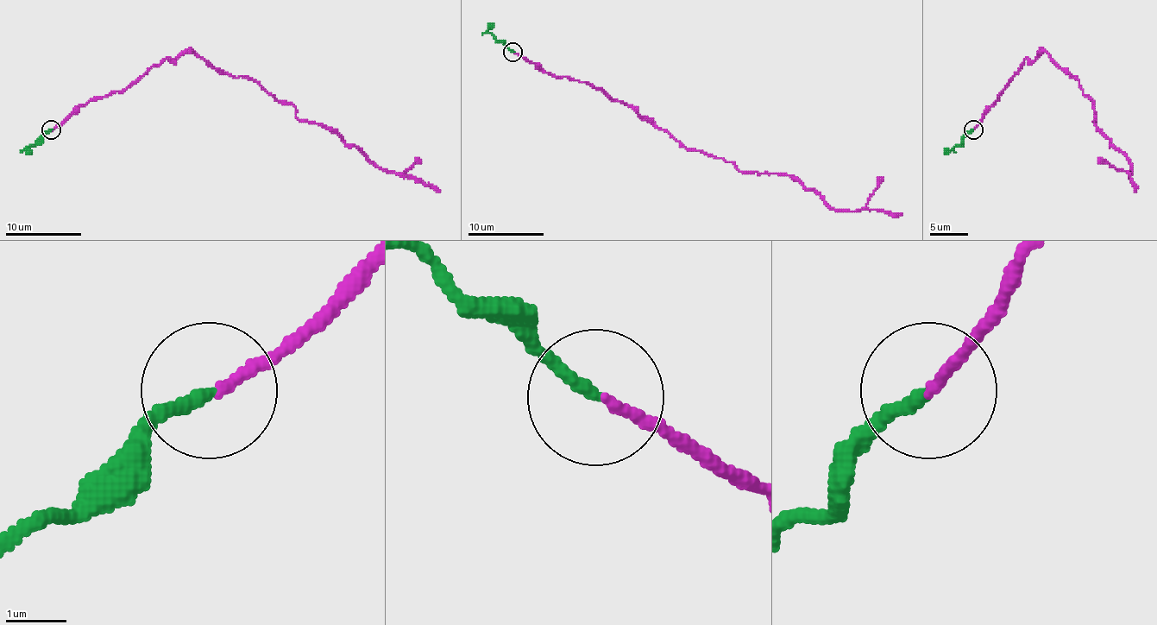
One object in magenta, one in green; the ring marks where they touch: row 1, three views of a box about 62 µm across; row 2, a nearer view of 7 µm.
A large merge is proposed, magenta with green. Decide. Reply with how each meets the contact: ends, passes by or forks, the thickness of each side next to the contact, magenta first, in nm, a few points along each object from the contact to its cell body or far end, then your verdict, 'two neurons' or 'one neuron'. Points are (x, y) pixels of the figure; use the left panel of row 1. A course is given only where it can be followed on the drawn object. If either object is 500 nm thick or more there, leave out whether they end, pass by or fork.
magenta ends; green ends; calibres 160 and 200 nm; course magenta (53, 129), (193, 51), (440, 192); course green (50, 129), (26, 150), (31, 152); one neuron

